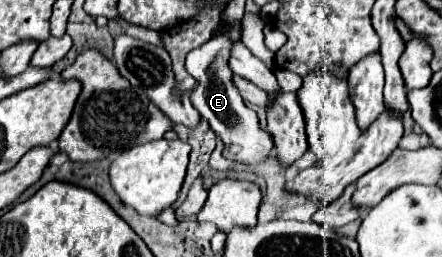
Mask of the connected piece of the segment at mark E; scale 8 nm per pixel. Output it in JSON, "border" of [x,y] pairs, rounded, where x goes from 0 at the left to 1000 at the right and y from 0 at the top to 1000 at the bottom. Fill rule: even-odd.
{"border":[[[502,93],[493,109],[493,125],[466,171],[448,179],[443,195],[434,195],[421,218],[421,272],[443,311],[443,342],[430,366],[434,412],[475,482],[475,498],[489,514],[489,529],[502,537],[507,607],[575,646],[575,638],[597,630],[620,568],[611,553],[611,521],[602,521],[588,498],[579,436],[566,428],[548,397],[548,374],[525,319],[529,280],[516,265],[516,233],[520,233],[520,202],[525,202],[529,163],[538,163],[543,148],[548,148],[548,93],[529,93],[529,101]],[[507,187],[520,187],[520,195],[507,195]]]}

